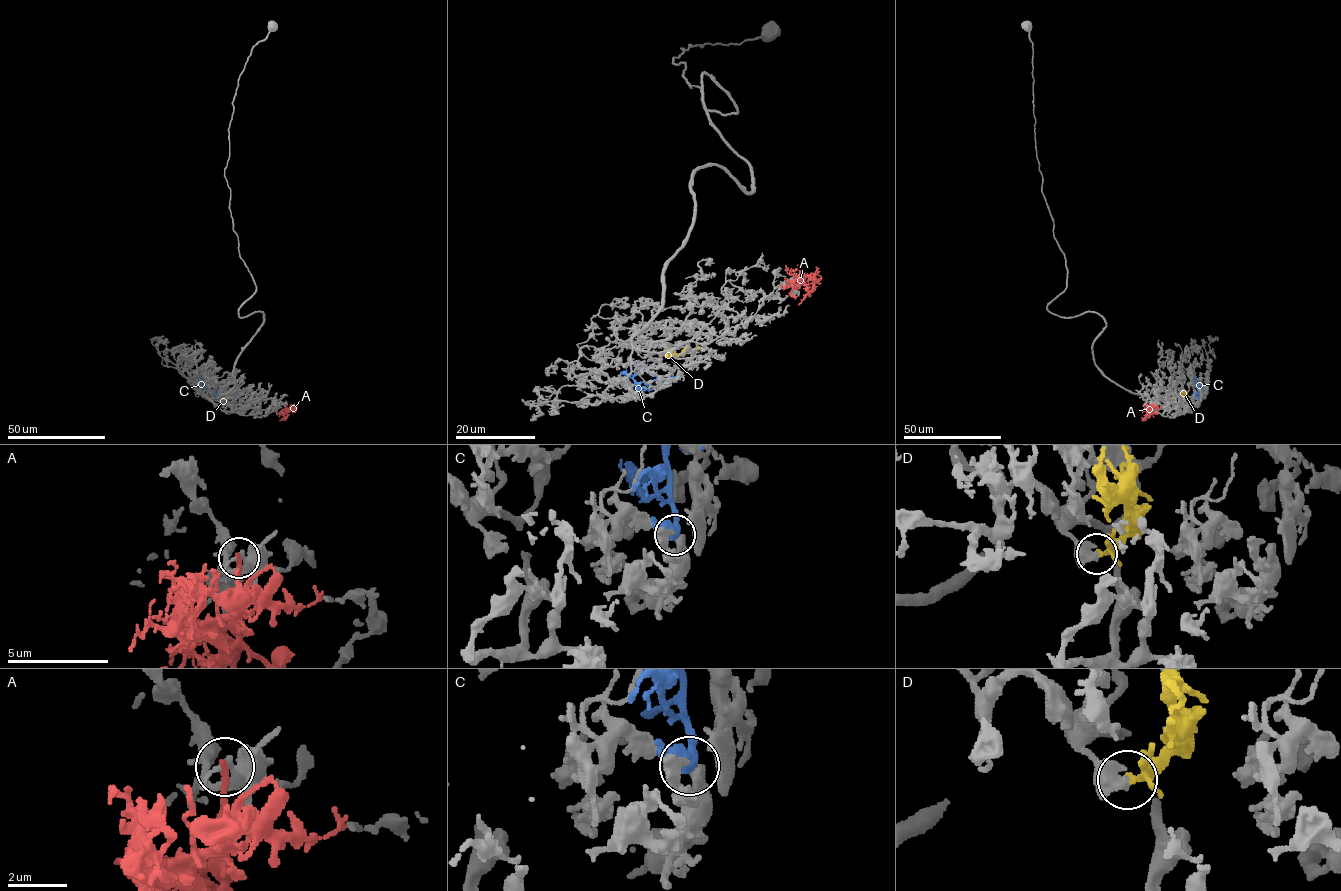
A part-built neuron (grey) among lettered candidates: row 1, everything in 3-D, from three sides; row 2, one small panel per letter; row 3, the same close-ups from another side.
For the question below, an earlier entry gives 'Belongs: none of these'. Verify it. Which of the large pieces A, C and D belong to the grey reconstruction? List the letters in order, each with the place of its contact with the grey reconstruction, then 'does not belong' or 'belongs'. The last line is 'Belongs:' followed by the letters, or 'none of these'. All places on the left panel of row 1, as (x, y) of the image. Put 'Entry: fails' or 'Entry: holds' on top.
Entry: fails
A: contact (286, 403); does not belong
C: contact (222, 400); does not belong
D: contact (221, 401); belongs
Belongs: D

